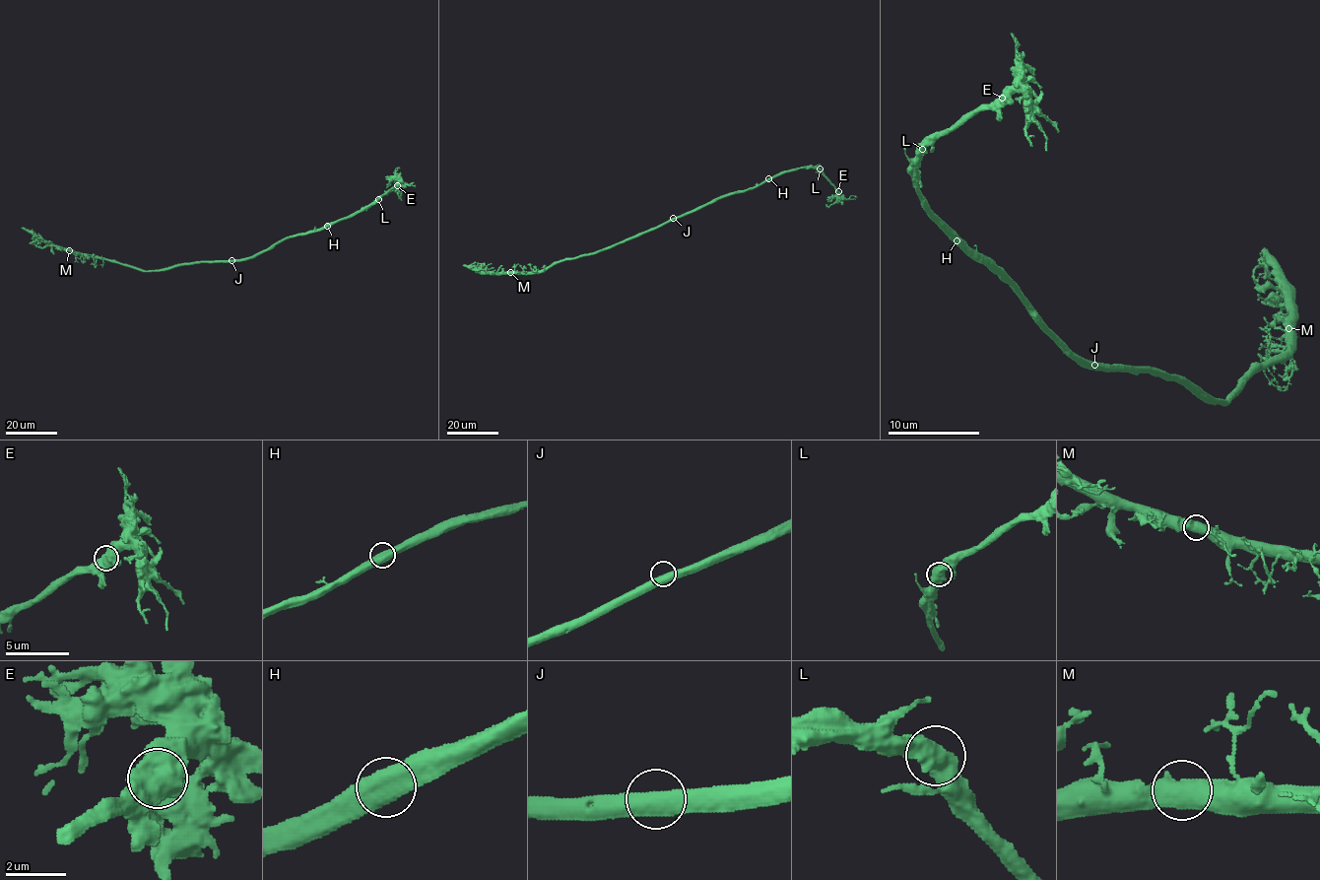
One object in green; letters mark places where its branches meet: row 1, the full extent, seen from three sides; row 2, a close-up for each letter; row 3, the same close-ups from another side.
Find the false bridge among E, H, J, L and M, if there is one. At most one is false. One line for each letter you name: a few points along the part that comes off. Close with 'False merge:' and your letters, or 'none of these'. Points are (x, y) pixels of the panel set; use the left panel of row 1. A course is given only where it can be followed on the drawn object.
False merge: none of these

